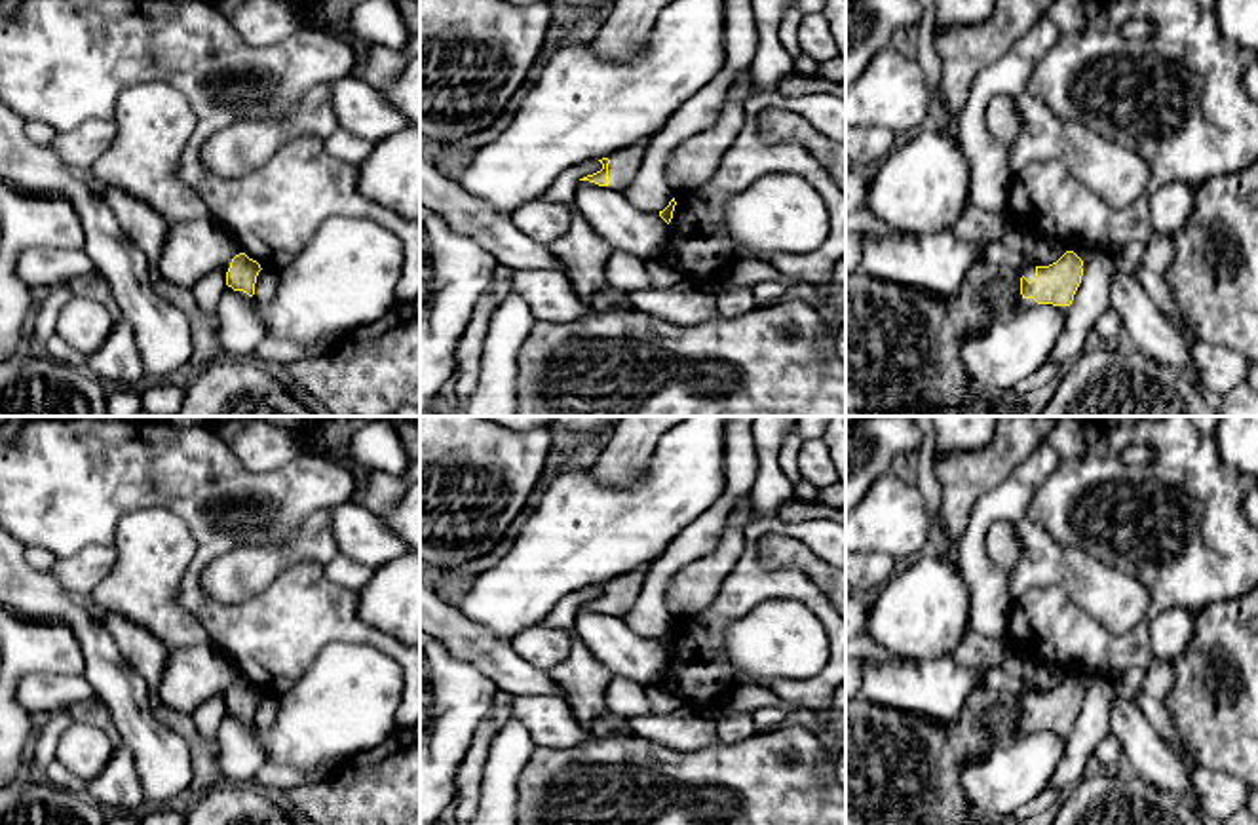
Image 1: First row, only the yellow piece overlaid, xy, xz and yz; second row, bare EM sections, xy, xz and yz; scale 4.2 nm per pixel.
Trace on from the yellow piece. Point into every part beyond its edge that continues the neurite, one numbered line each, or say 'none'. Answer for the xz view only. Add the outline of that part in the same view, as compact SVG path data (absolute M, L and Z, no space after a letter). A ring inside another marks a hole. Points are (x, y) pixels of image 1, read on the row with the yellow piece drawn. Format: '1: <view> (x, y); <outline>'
1: xz (626, 162); M642 139L608 156L608 188L625 192L633 184L648 144L650 139Z

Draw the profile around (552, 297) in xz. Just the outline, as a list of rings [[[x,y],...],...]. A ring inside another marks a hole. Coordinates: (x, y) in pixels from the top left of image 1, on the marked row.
[[[517,270],[511,291],[530,306],[538,321],[562,323],[595,314],[595,308],[578,297],[572,281],[561,270]]]

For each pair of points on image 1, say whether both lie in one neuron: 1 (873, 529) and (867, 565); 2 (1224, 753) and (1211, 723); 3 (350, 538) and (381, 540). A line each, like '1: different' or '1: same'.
1: different
2: same
3: same

